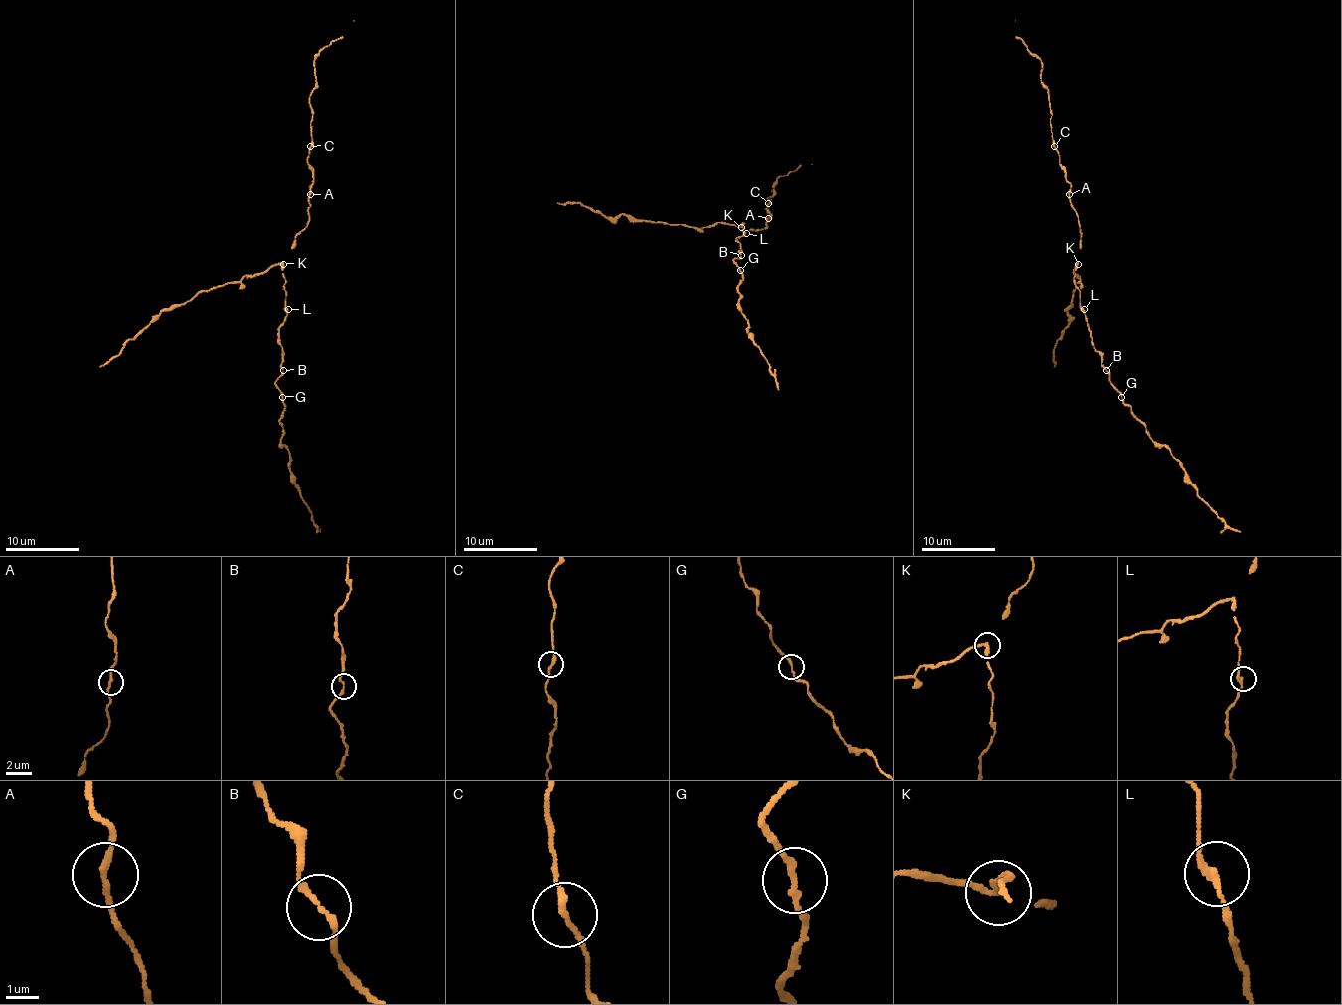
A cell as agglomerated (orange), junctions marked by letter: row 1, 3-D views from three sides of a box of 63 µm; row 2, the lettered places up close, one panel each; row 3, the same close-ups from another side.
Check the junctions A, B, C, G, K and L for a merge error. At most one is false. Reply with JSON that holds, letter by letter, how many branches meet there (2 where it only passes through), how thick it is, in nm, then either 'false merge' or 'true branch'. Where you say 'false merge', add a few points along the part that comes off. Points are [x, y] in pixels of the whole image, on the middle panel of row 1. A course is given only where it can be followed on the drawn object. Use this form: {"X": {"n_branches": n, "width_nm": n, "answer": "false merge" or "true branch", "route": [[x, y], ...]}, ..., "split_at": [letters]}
{"A": {"n_branches": 2, "width_nm": 190, "answer": "true branch"}, "B": {"n_branches": 2, "width_nm": 180, "answer": "true branch"}, "C": {"n_branches": 2, "width_nm": 190, "answer": "true branch"}, "G": {"n_branches": 2, "width_nm": 180, "answer": "true branch"}, "K": {"n_branches": 2, "width_nm": 200, "answer": "false merge", "route": [[740, 227], [716, 222], [697, 229], [631, 220], [621, 214], [607, 218], [581, 203], [557, 203]]}, "L": {"n_branches": 2, "width_nm": 200, "answer": "true branch"}, "split_at": ["K"]}

